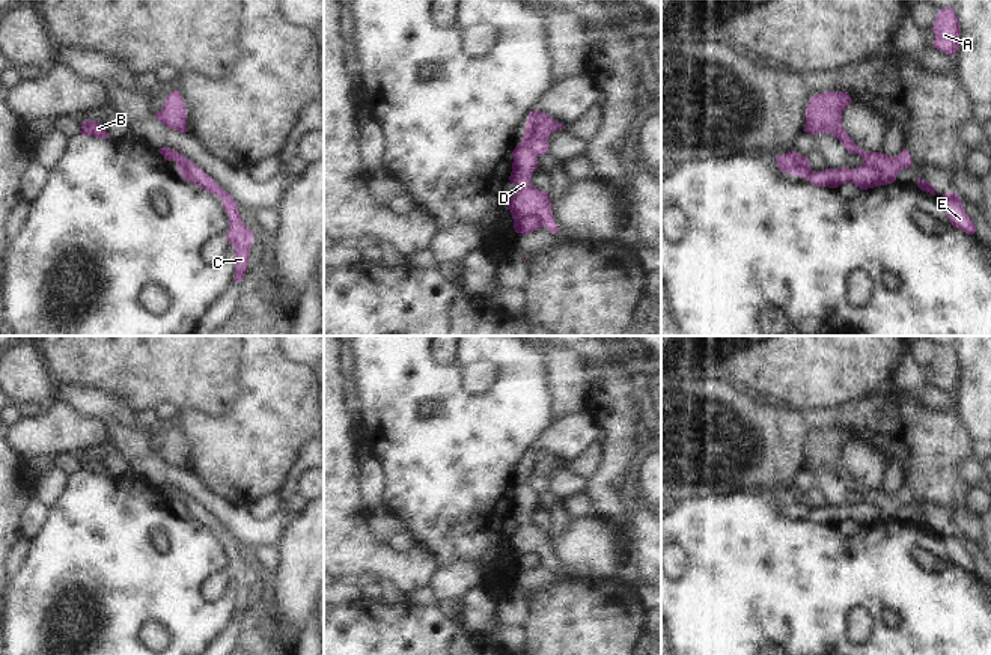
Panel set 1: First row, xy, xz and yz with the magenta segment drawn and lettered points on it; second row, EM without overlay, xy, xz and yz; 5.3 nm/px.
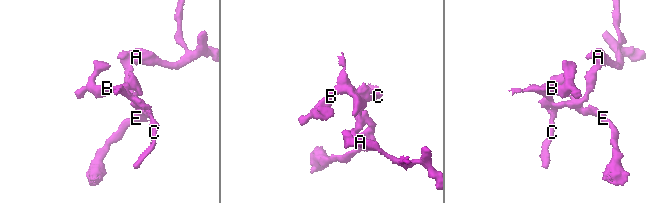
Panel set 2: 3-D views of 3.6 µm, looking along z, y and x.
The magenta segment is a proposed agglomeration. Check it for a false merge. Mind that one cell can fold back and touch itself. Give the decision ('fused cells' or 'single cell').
fused cells

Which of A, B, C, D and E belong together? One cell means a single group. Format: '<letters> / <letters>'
A B D E / C

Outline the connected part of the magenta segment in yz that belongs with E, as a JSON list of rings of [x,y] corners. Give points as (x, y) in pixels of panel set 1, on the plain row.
[[[946,530],[940,536],[940,541],[947,548],[947,556],[953,565],[973,572],[976,569],[976,562],[967,553],[961,535],[956,530]]]

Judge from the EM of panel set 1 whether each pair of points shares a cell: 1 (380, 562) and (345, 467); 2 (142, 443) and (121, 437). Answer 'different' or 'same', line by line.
1: same
2: same

